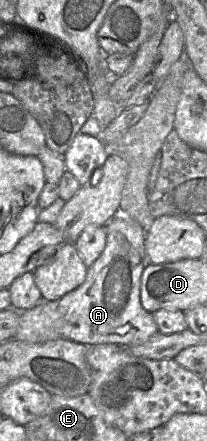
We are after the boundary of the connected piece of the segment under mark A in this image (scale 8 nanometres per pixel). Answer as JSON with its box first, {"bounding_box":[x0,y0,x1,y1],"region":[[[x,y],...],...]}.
{"bounding_box":[57,213,159,347],"region":[[[121,213],[106,224],[103,252],[88,267],[83,283],[57,301],[64,318],[63,339],[84,345],[115,343],[132,347],[159,332],[153,313],[145,310],[140,301],[141,277],[147,266],[146,235],[147,231],[137,221]]]}

